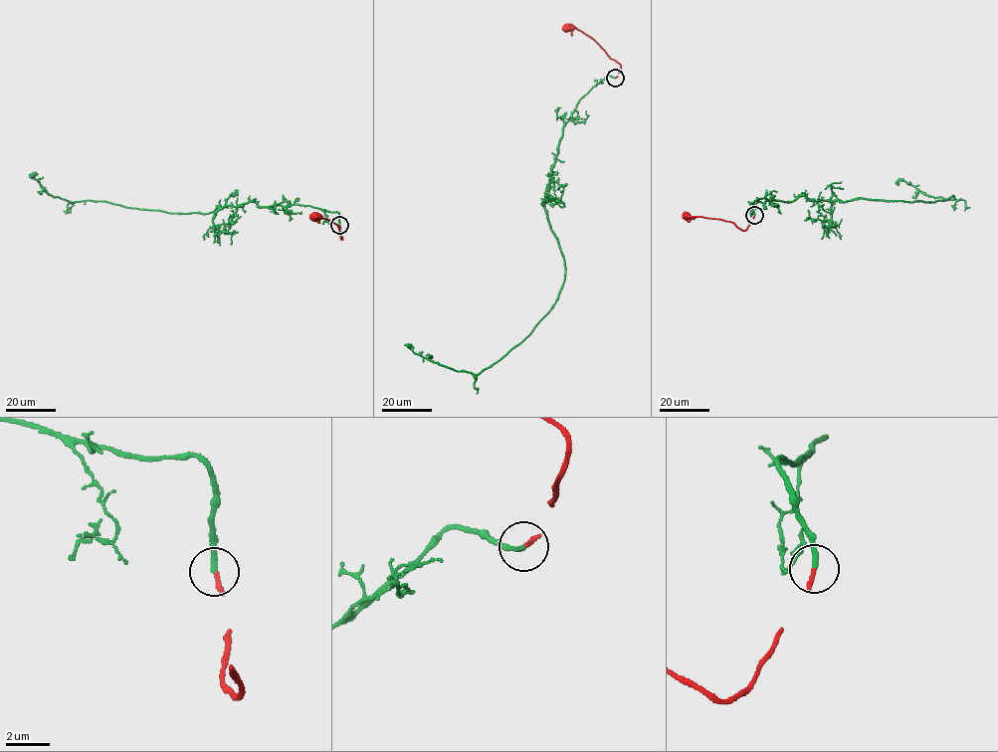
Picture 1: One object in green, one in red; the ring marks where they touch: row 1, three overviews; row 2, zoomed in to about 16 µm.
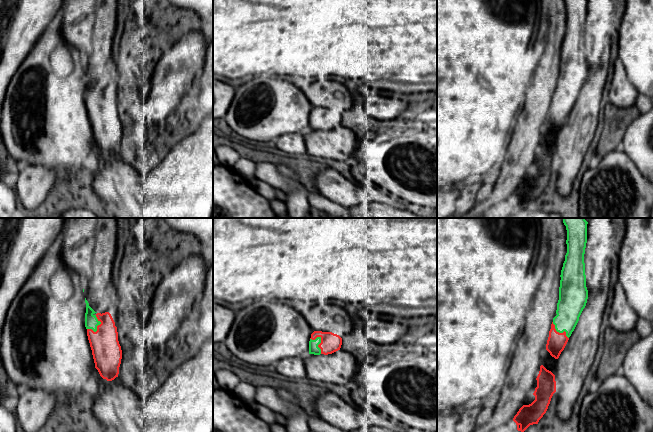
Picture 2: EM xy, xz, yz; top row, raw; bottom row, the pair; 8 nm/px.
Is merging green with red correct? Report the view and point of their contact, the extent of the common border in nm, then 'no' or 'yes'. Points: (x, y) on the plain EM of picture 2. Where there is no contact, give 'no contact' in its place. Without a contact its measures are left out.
meets green in xy at (99, 100); contact 140 nm long; yes

